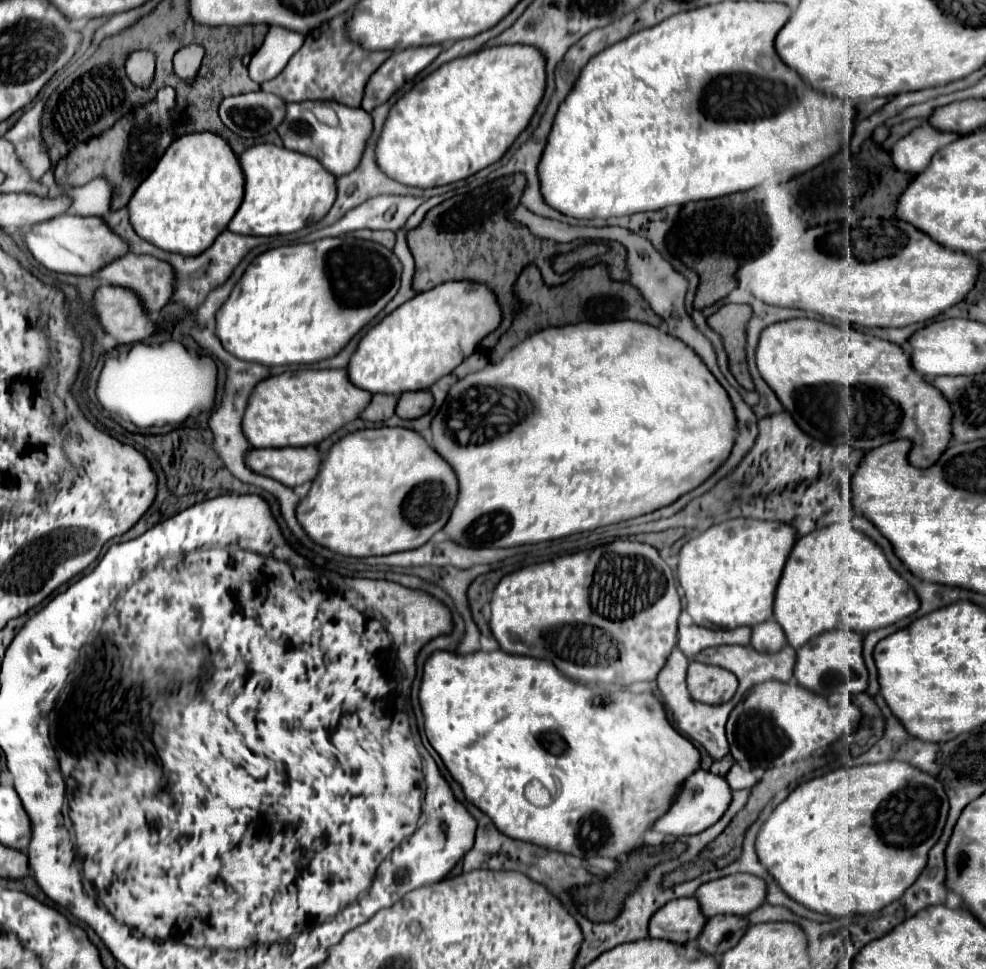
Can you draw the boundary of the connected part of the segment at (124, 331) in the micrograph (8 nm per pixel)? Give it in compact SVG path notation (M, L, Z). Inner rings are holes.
M102 285L96 291L96 313L100 317L102 327L120 339L120 343L138 343L156 333L156 323L148 317L144 311L144 305L140 299L136 299L134 291L128 291L124 287L112 287L112 285Z

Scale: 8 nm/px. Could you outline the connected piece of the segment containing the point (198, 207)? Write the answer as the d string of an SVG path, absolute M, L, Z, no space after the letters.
M200 131L180 135L166 149L156 169L132 195L128 209L136 233L146 241L166 251L198 255L228 227L240 199L244 199L244 175L240 175L238 155L224 137Z

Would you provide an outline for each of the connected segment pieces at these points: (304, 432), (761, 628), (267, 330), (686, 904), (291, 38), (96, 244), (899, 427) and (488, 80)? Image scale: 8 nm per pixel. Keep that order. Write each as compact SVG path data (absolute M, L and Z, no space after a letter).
M344 369L286 371L256 385L244 413L242 429L256 449L318 445L346 423L356 421L360 411L368 407L368 399L372 399L368 391L360 391L360 387L356 389L344 379Z
M772 619L768 623L760 623L752 629L750 645L760 653L780 651L784 647L784 643L786 643L786 635L784 635L782 627Z
M328 237L328 239L314 241L314 243L286 245L286 247L270 249L270 251L258 255L252 261L252 265L242 275L242 279L236 283L236 287L234 287L232 295L228 297L228 301L218 311L218 315L216 315L216 333L218 333L224 349L230 351L232 355L236 355L238 359L244 359L244 361L256 361L256 363L262 363L262 365L268 365L268 367L274 367L274 365L292 365L292 363L302 363L302 365L306 365L306 363L318 363L322 359L330 359L330 357L338 355L348 345L348 341L364 325L368 325L392 301L392 297L400 289L400 275L402 275L402 263L392 253L392 249L386 249L380 243L372 243L372 241L364 241L364 239L358 241L354 237Z
M684 897L666 903L650 919L650 937L668 939L674 943L688 943L698 939L704 929L706 915L700 909L698 899Z
M270 27L262 47L254 53L248 63L252 81L264 83L274 79L290 61L290 57L302 47L304 35L288 31L284 27Z
M54 217L26 229L24 241L40 265L56 273L72 275L94 275L96 271L100 271L100 267L104 267L104 263L112 263L112 259L130 253L128 243L124 243L120 235L112 235L112 231L108 231L108 225L100 217Z
M816 319L774 323L762 331L756 349L756 365L798 427L818 441L834 445L846 443L870 451L896 439L910 439L914 443L910 465L920 469L932 467L952 441L952 409L948 407L948 399L944 399L936 387L930 387L930 383L912 369L910 355L900 345L876 339L874 335L866 335L850 325L848 329L842 329Z
M528 45L484 47L438 67L390 109L376 147L380 169L398 183L438 187L500 161L528 127L546 89L544 55Z

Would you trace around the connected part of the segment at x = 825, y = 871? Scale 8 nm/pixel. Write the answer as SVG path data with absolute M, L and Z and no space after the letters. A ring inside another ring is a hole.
M900 761L842 767L842 769L830 771L822 777L810 779L810 781L798 785L788 795L788 799L782 801L774 809L774 813L768 817L768 821L762 825L762 829L758 833L758 839L756 839L756 853L758 853L760 861L766 865L766 869L774 875L774 879L782 887L782 891L786 895L790 895L794 901L806 905L808 909L818 911L818 913L826 913L826 915L832 915L832 917L844 917L848 913L876 913L880 909L884 909L888 903L900 899L902 893L918 879L918 875L926 867L928 851L936 845L936 841L942 835L946 817L948 817L948 795L946 795L946 791L942 793L942 785L938 783L938 779L934 775L928 775L928 773L916 769L908 763L900 763Z

